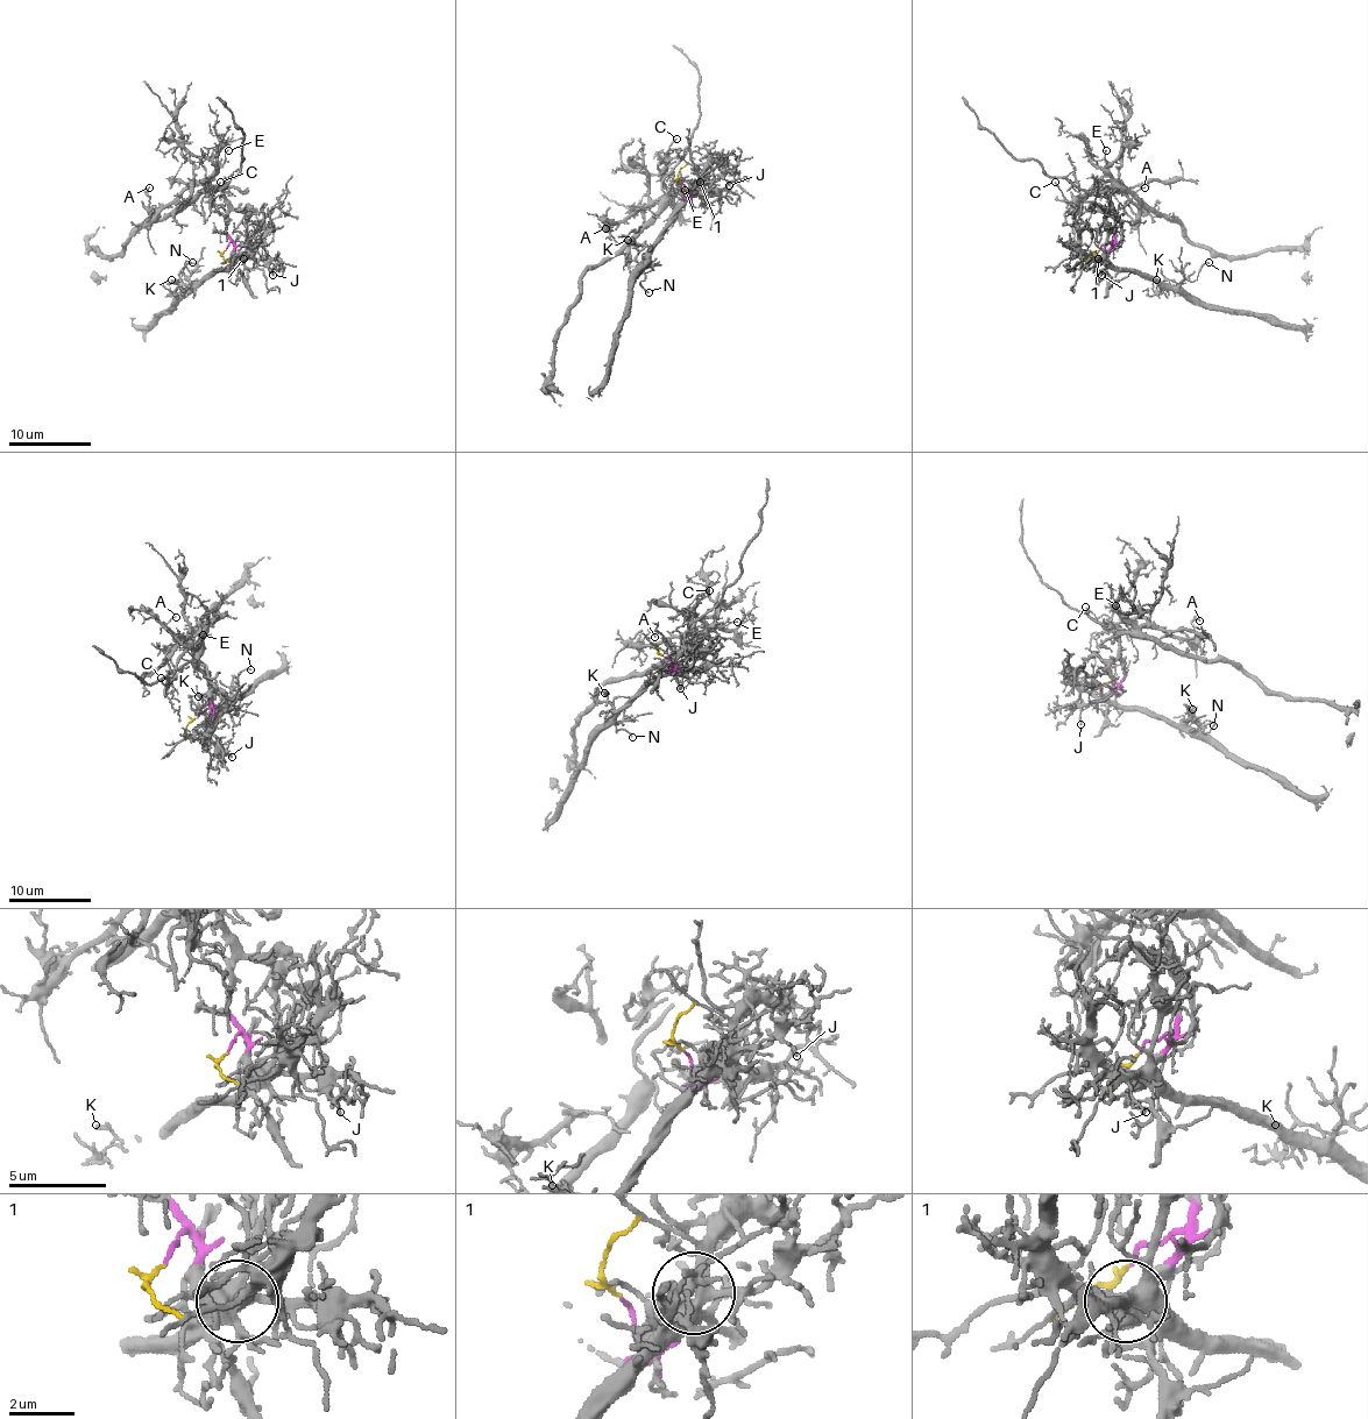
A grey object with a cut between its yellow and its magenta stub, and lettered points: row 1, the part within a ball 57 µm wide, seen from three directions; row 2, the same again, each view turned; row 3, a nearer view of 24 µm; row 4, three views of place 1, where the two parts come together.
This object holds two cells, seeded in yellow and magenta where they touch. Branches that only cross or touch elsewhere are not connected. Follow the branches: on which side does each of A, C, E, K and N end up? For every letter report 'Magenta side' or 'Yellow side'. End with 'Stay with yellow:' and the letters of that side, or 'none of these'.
A: Magenta side
C: Magenta side
E: Magenta side
K: Yellow side
N: Yellow side
Stay with yellow: K, N

